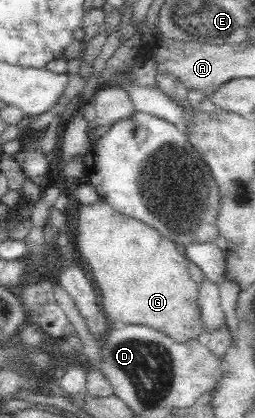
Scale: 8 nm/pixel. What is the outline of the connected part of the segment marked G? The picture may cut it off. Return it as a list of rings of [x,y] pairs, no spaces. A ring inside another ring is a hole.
[[[102,198],[94,204],[84,204],[78,208],[76,249],[80,252],[82,266],[94,276],[102,293],[102,310],[110,322],[120,324],[140,324],[168,334],[176,342],[188,342],[205,332],[202,311],[198,306],[199,285],[188,273],[189,260],[180,246],[166,239],[154,227],[138,219],[116,212]]]

